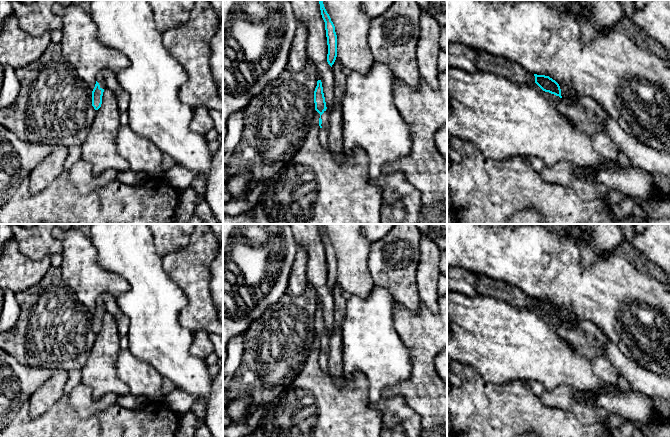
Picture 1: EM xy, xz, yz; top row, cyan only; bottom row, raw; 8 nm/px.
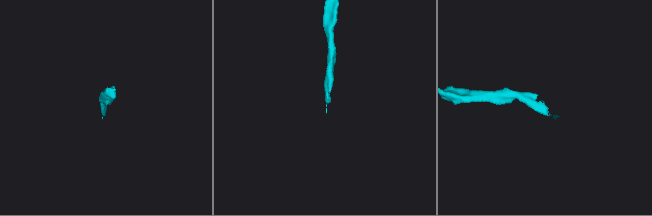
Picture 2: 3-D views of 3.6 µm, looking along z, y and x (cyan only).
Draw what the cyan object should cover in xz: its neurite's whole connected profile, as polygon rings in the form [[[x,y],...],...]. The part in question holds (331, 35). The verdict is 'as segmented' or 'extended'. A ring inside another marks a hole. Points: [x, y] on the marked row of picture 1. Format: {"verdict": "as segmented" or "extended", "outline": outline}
{"verdict": "as segmented", "outline": [[[319,0],[319,4],[321,15],[325,22],[325,30],[328,45],[327,62],[332,67],[337,57],[337,35],[335,32],[335,26],[324,7],[323,0]]]}

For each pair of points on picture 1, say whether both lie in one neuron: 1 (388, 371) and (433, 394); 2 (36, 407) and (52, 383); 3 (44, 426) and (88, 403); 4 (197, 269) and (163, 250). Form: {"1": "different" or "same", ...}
{"1": "different", "2": "same", "3": "different", "4": "different"}

